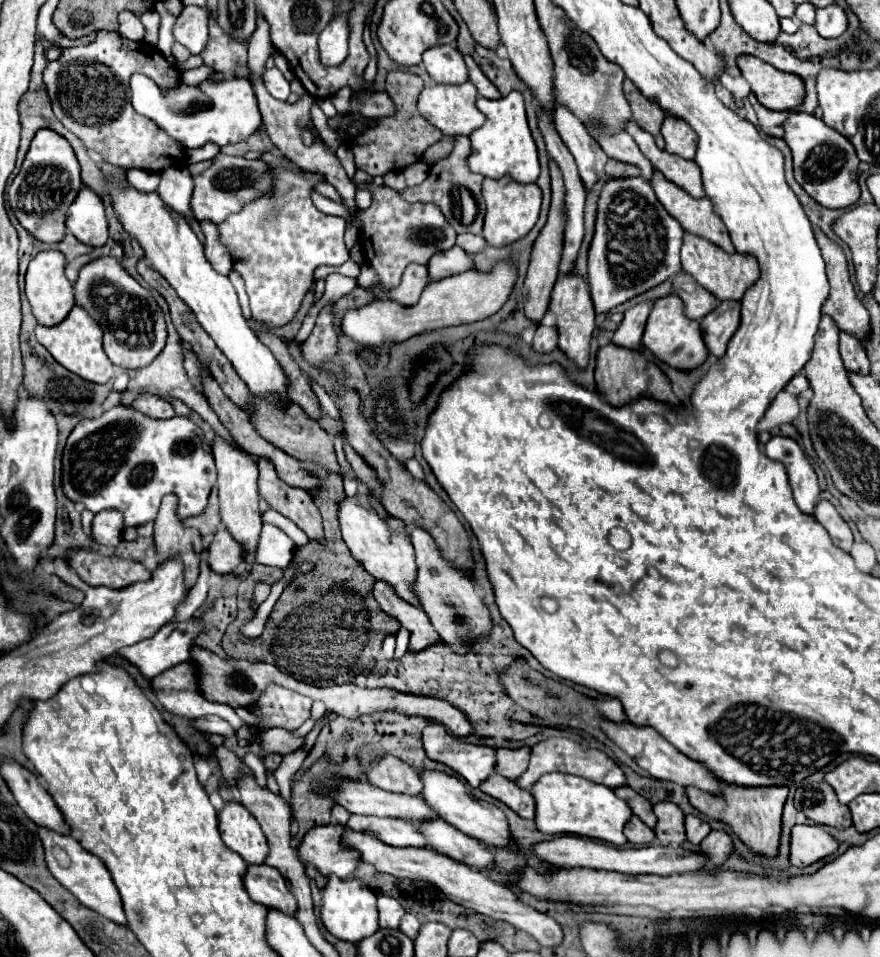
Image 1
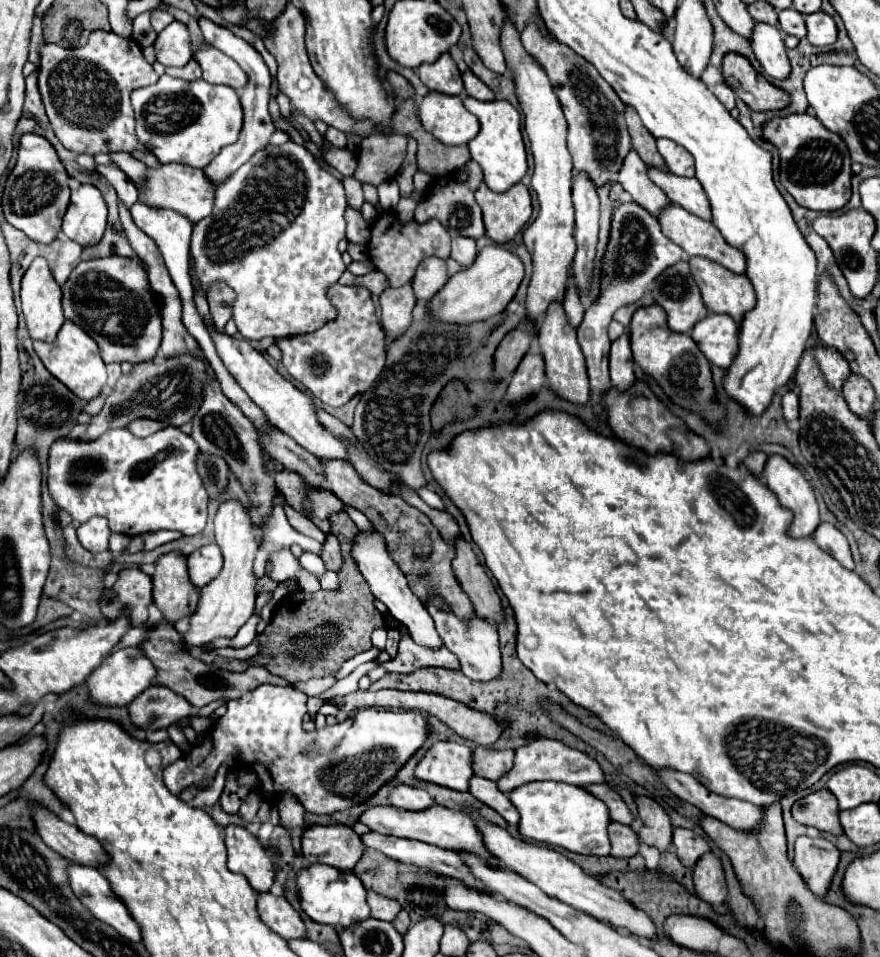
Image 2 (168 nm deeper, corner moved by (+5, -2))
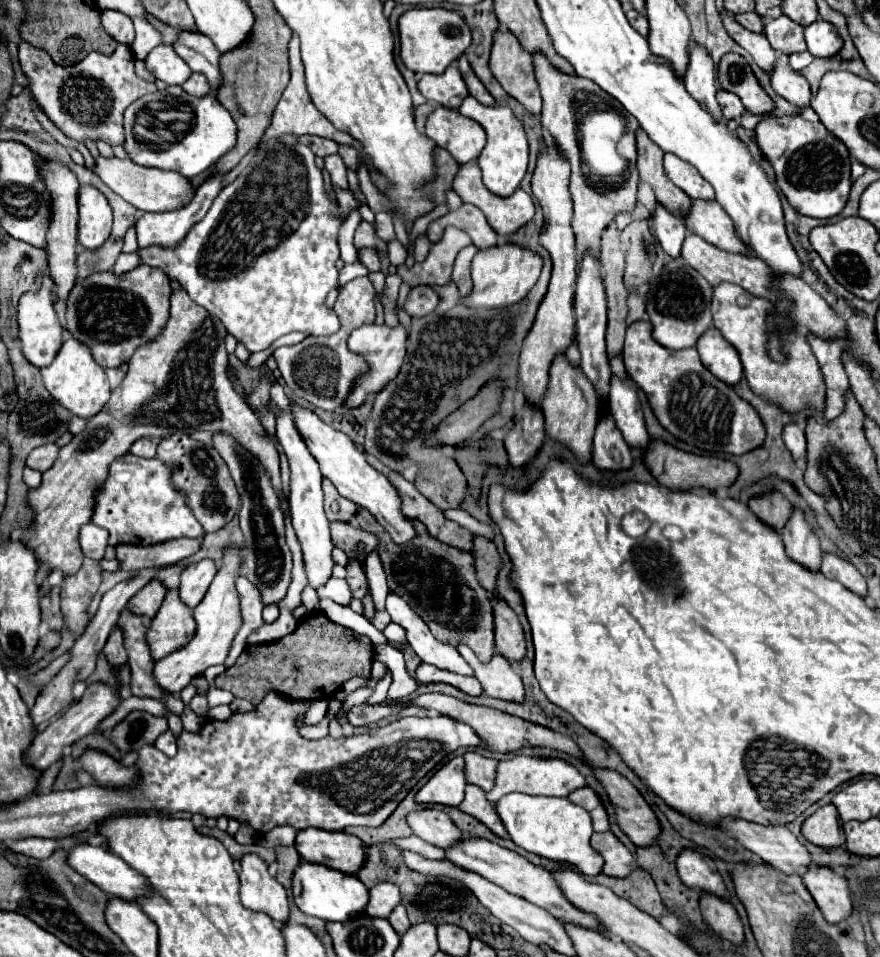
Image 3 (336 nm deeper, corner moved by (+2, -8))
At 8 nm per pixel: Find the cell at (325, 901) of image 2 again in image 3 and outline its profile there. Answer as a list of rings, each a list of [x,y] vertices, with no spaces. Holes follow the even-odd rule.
[[[301,860],[299,866],[295,868],[293,896],[295,896],[295,904],[299,906],[301,912],[305,912],[309,916],[317,916],[325,922],[343,922],[357,914],[363,914],[365,904],[369,900],[367,886],[361,884],[361,880],[357,880],[355,874],[345,874],[345,872],[327,868],[323,864],[313,864],[313,862],[305,862],[305,860]]]

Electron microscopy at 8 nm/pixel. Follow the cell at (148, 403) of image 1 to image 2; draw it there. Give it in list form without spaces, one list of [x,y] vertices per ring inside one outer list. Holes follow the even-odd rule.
[[[136,418],[128,424],[130,432],[136,434],[138,438],[146,438],[148,434],[154,434],[158,432],[160,428],[164,428],[164,422],[158,422],[158,420],[152,420],[152,418]]]

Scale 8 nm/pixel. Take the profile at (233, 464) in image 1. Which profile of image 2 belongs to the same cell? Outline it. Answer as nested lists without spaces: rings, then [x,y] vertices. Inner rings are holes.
[[[230,498],[218,506],[218,512],[214,516],[214,526],[216,526],[216,544],[222,550],[224,566],[218,578],[214,578],[214,582],[202,588],[196,614],[190,620],[190,630],[182,636],[182,642],[188,648],[204,646],[220,636],[236,636],[240,626],[244,626],[248,618],[254,614],[256,584],[258,584],[258,578],[254,574],[254,558],[256,558],[258,542],[254,538],[250,514],[240,504],[240,500]]]

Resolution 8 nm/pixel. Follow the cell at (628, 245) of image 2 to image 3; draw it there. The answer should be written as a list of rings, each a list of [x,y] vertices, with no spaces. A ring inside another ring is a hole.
[[[605,412],[597,422],[593,440],[593,464],[599,470],[609,470],[609,472],[629,470],[633,464],[633,452],[625,444],[609,412]]]

